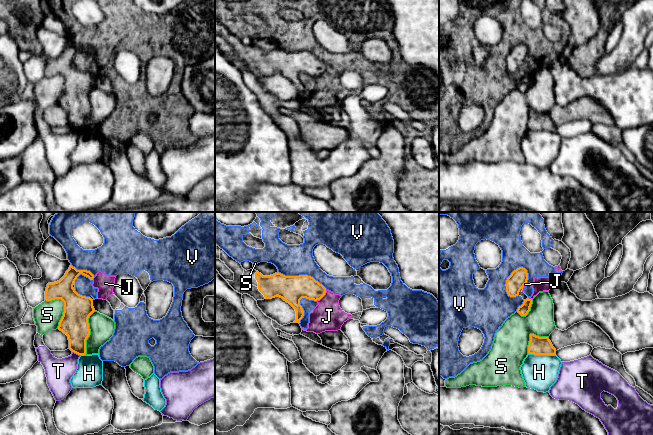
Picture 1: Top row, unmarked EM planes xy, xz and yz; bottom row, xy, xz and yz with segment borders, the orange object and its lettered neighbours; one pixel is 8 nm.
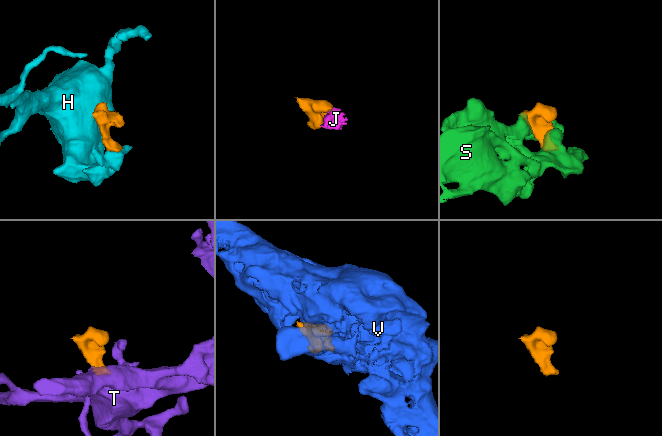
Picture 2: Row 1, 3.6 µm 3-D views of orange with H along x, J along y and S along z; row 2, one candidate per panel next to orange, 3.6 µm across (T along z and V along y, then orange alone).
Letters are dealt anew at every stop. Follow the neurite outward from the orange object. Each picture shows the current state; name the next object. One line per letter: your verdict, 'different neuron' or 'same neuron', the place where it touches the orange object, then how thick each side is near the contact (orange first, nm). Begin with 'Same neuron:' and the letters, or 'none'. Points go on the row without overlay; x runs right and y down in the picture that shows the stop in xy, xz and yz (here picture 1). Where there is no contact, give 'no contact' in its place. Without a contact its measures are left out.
Same neuron: none
H: different neuron; contact yz (541, 130); calibres 140 and 280 nm
J: different neuron; contact xz (322, 72); calibres 220 and 240 nm
S: different neuron; contact xy (64, 82); calibres 220 and 220 nm
T: different neuron; contact xy (76, 129); calibres 220 and 200 nm
V: different neuron; contact yz (506, 56); calibres 150 and 320 nm

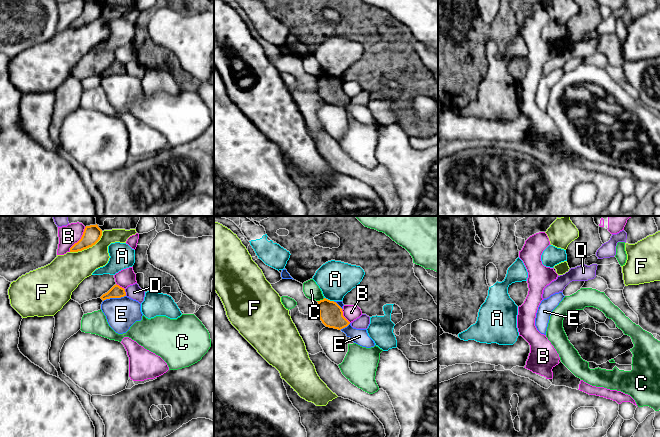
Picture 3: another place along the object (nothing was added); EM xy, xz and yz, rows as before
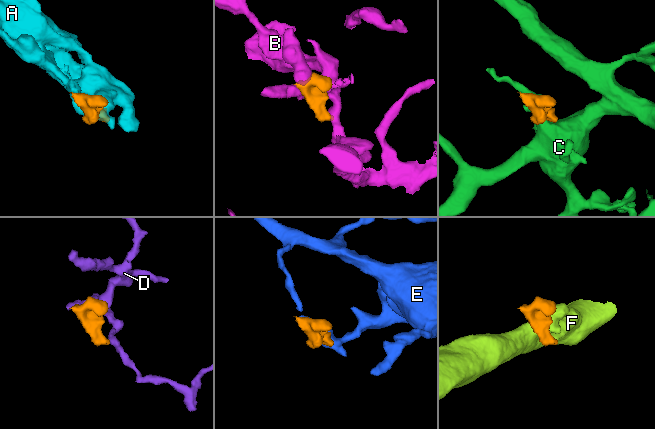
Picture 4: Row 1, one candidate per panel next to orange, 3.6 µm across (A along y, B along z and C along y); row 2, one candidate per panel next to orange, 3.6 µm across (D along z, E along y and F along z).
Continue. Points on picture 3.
Same neuron: none
A: different neuron; contact xz (329, 76); calibres 190 and 280 nm
B: different neuron; contact xy (80, 15); calibres 140 and 160 nm
C: different neuron; contact xz (320, 76); calibres 190 and 130 nm
D: different neuron; contact xy (125, 68); calibres 100 and 120 nm
E: different neuron; contact xy (114, 73); calibres 100 and 260 nm
F: different neuron; contact xy (88, 23); calibres 140 and 280 nm

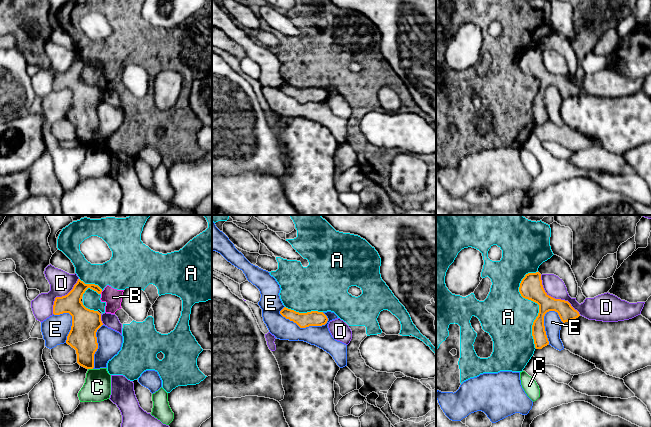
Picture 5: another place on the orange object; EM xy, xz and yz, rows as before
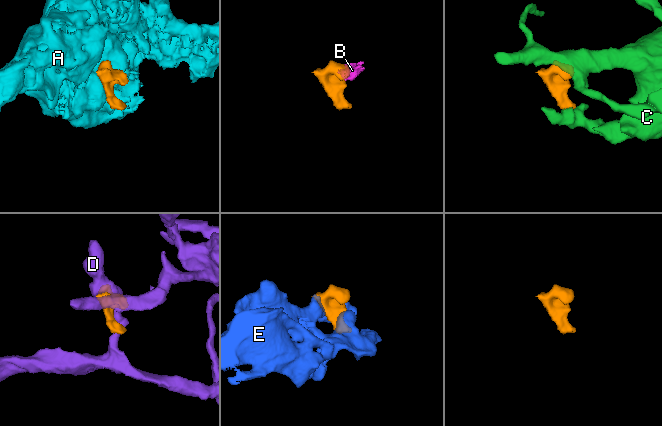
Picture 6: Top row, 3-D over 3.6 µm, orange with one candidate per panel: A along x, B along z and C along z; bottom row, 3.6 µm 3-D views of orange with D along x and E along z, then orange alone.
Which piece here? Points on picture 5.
Same neuron: none
A: different neuron; contact yz (535, 78); calibres 190 and 400 nm
B: different neuron; contact xy (101, 67); calibres 170 and 140 nm
C: different neuron; contact xy (90, 144); calibres 220 and 220 nm
D: different neuron; contact yz (554, 74); calibres 190 and 160 nm
E: different neuron; contact xz (303, 103); calibres 130 and 170 nm

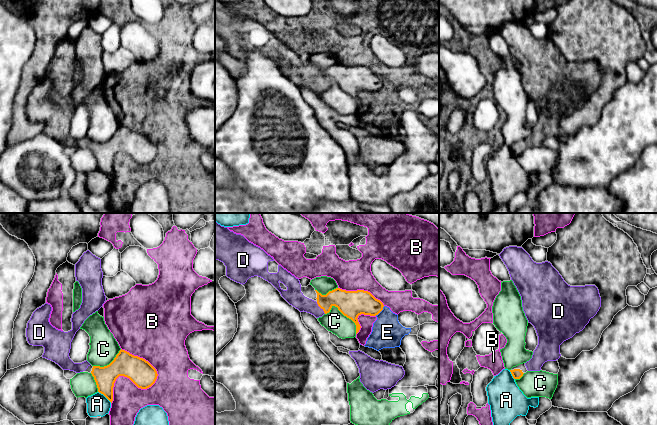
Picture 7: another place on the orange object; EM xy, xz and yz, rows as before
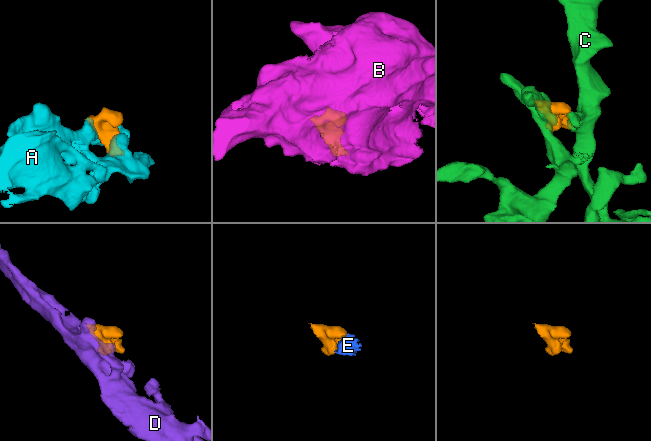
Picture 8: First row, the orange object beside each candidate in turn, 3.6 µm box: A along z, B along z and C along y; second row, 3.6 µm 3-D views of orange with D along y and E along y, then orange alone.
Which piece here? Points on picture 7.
Same neuron: D
A: different neuron; contact xy (105, 172); calibres 170 and 180 nm
B: different neuron; contact xy (129, 154); calibres 200 and 240 nm
C: different neuron; contact xz (344, 91); calibres 220 and 170 nm
D: same neuron; contact xz (320, 83); calibres 220 and 140 nm
E: different neuron; contact xz (380, 87); calibres 220 and 240 nm

